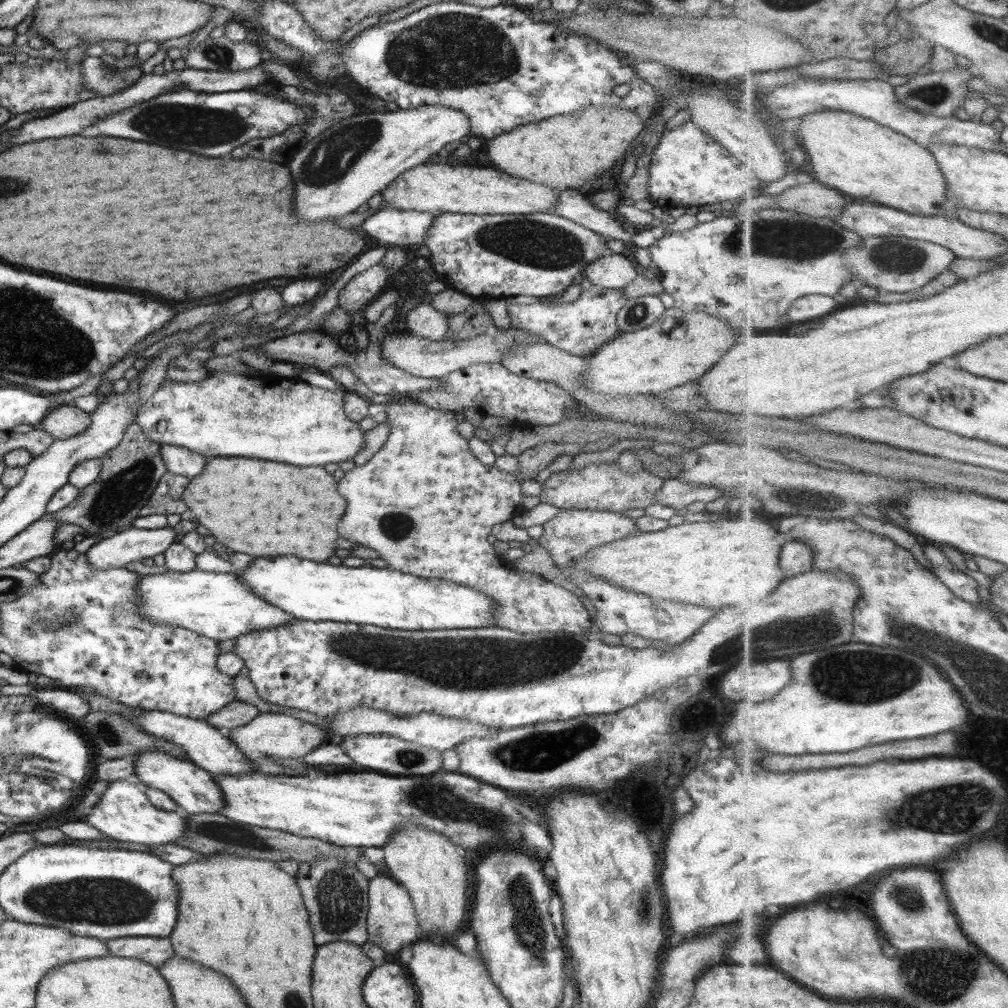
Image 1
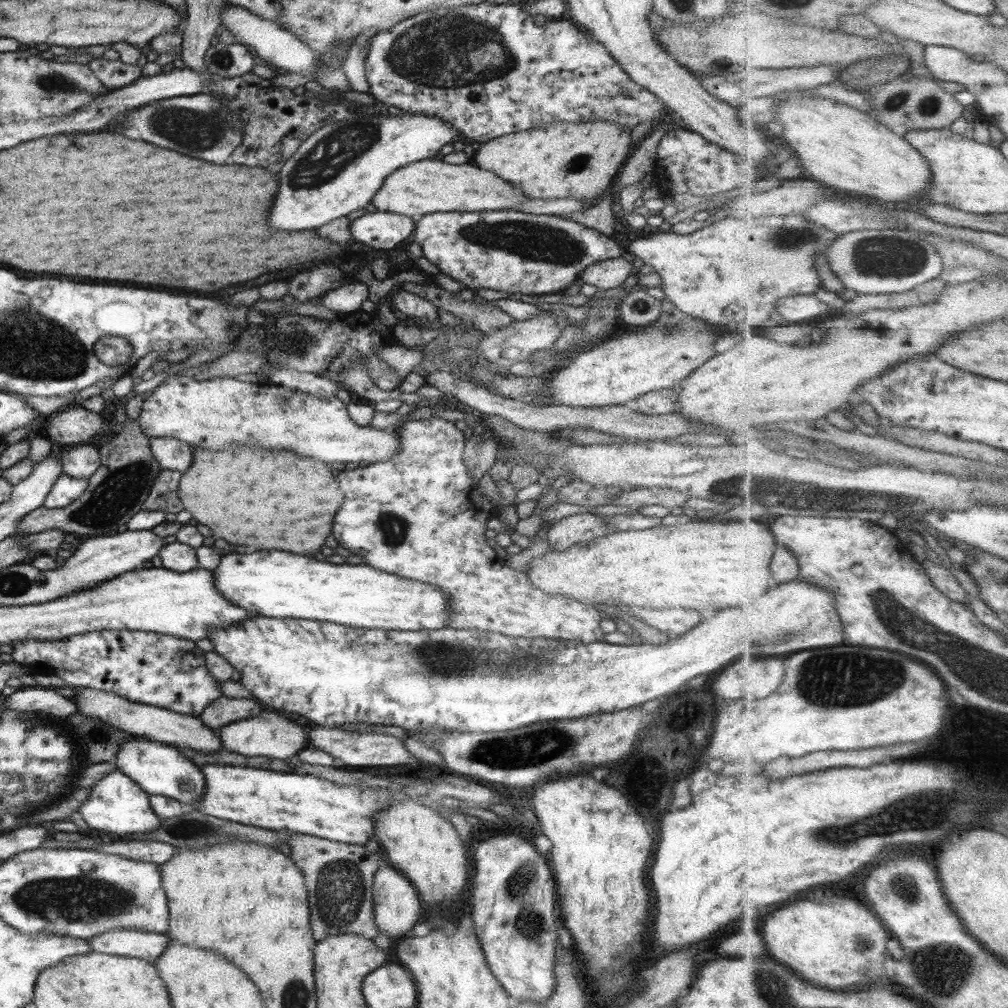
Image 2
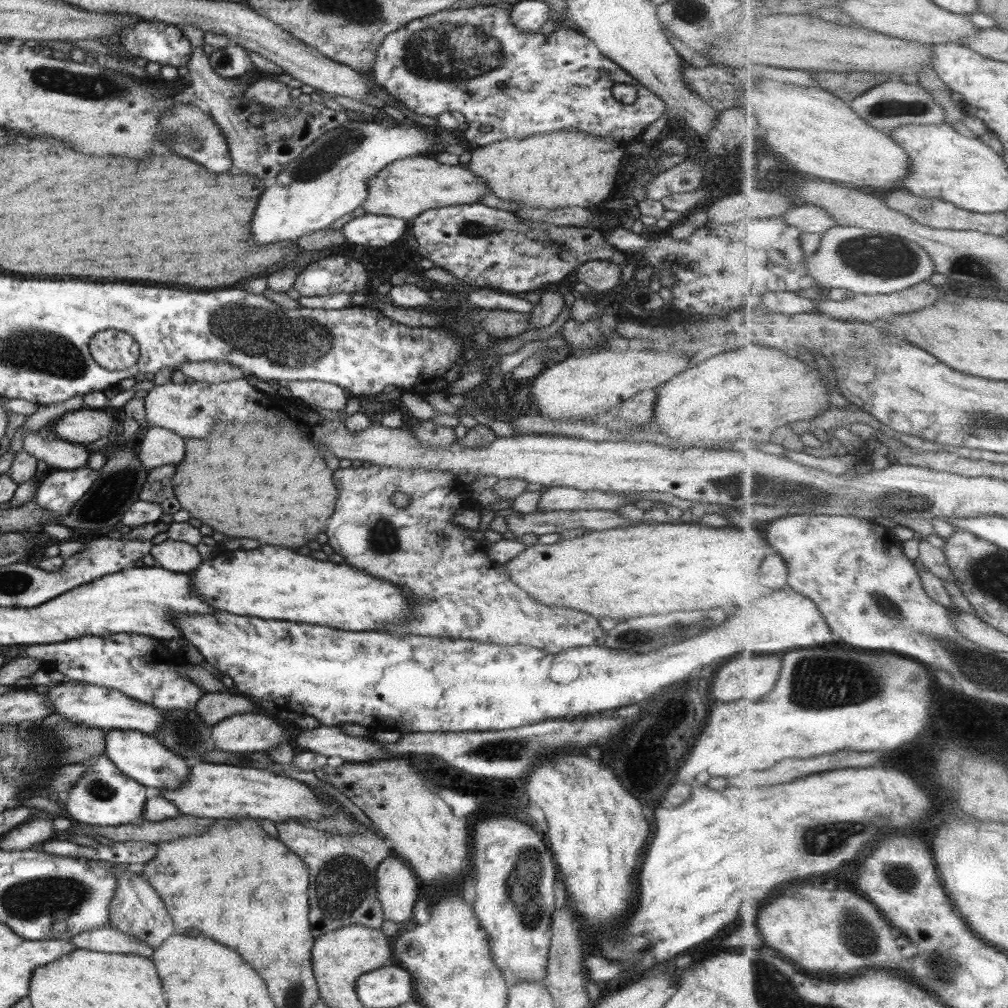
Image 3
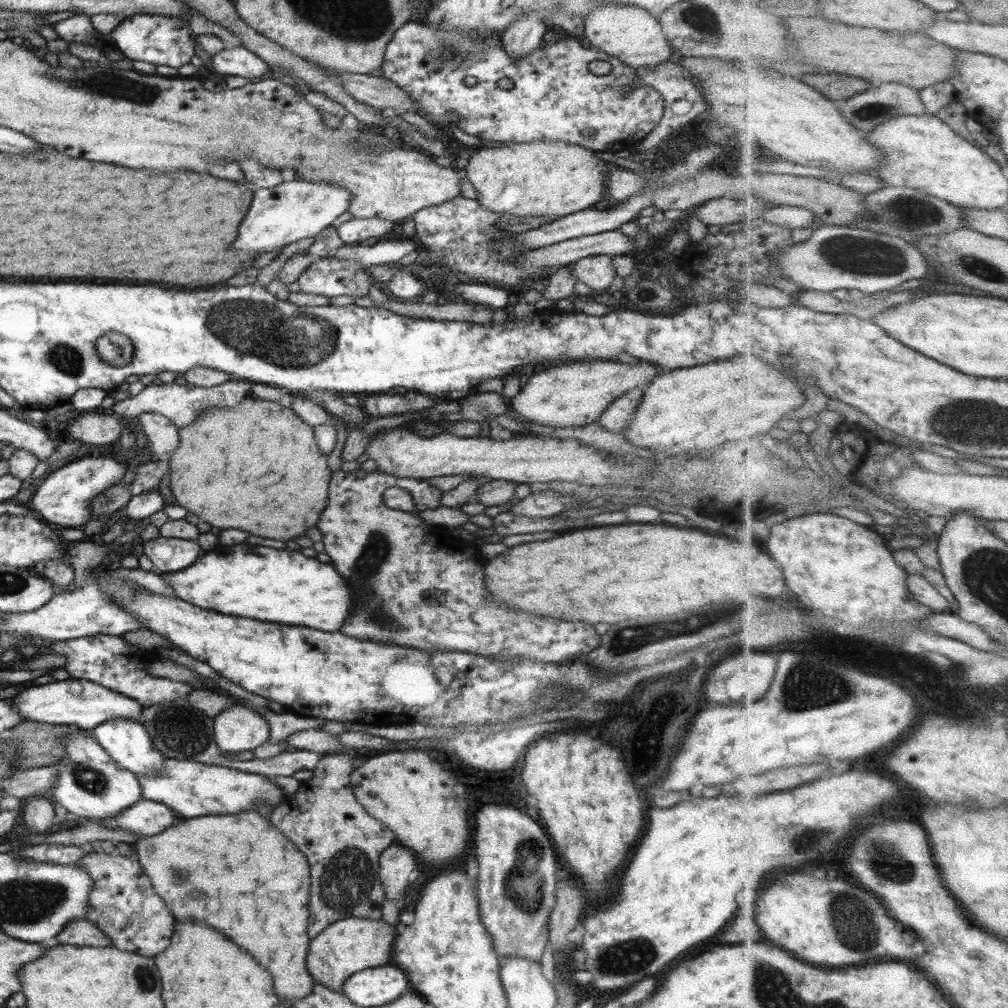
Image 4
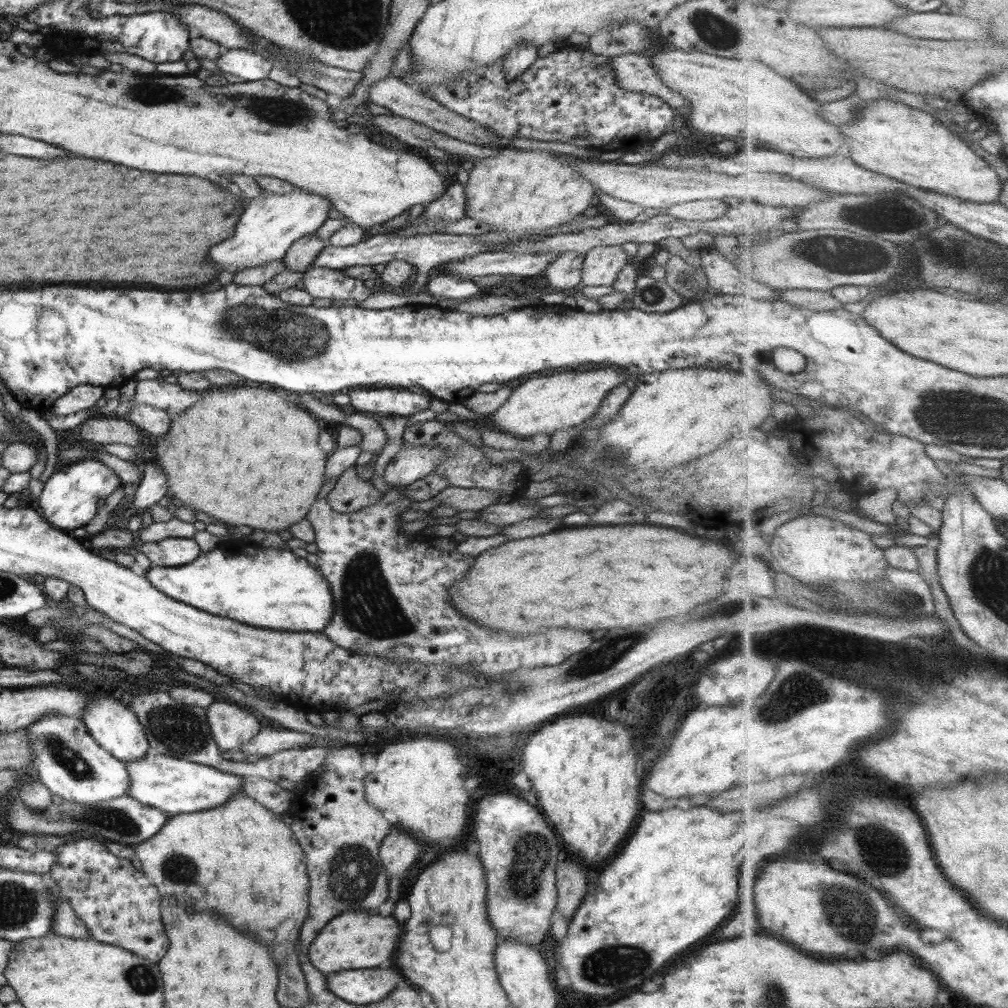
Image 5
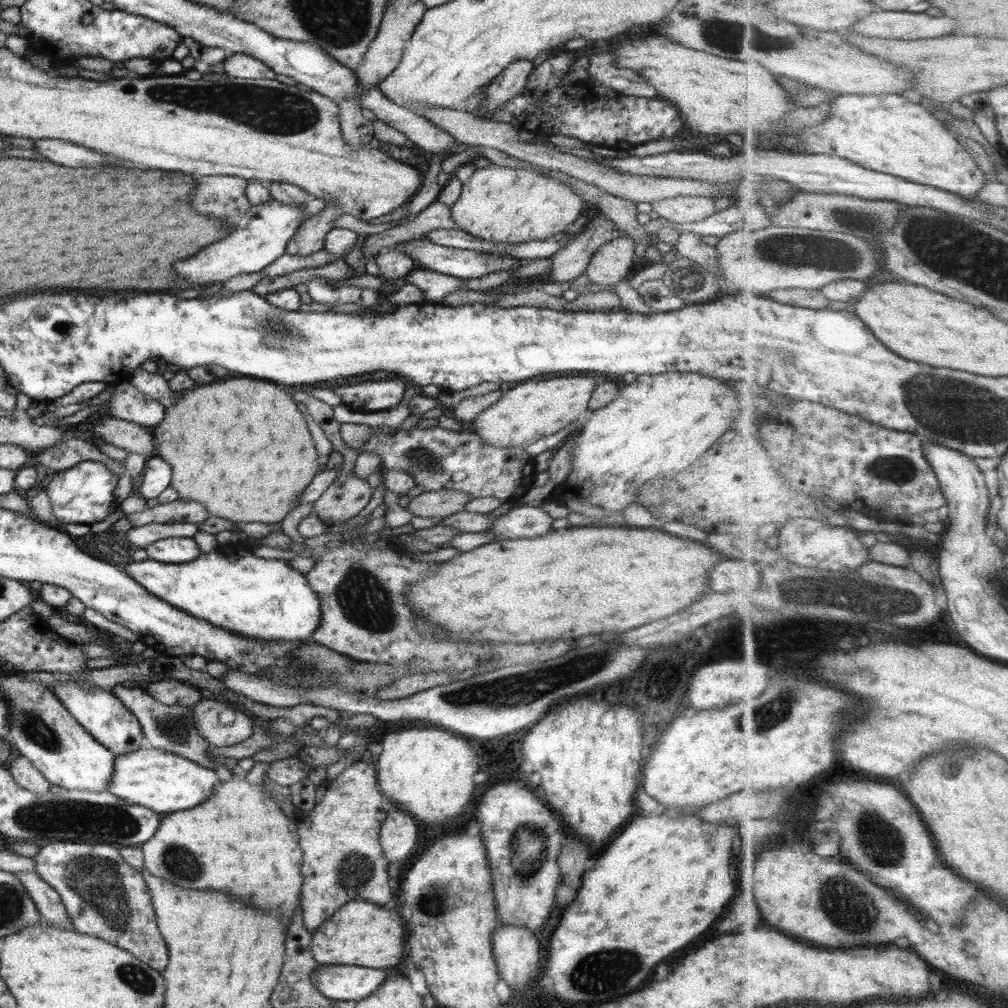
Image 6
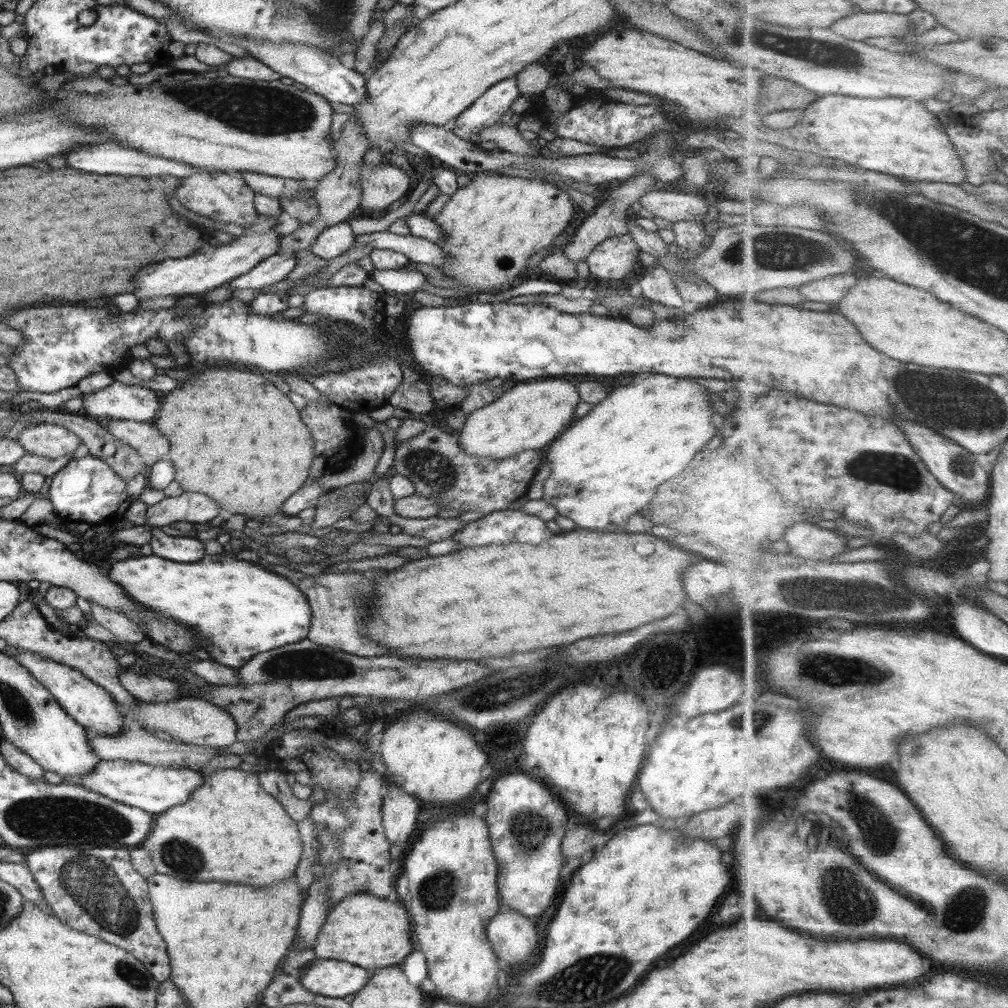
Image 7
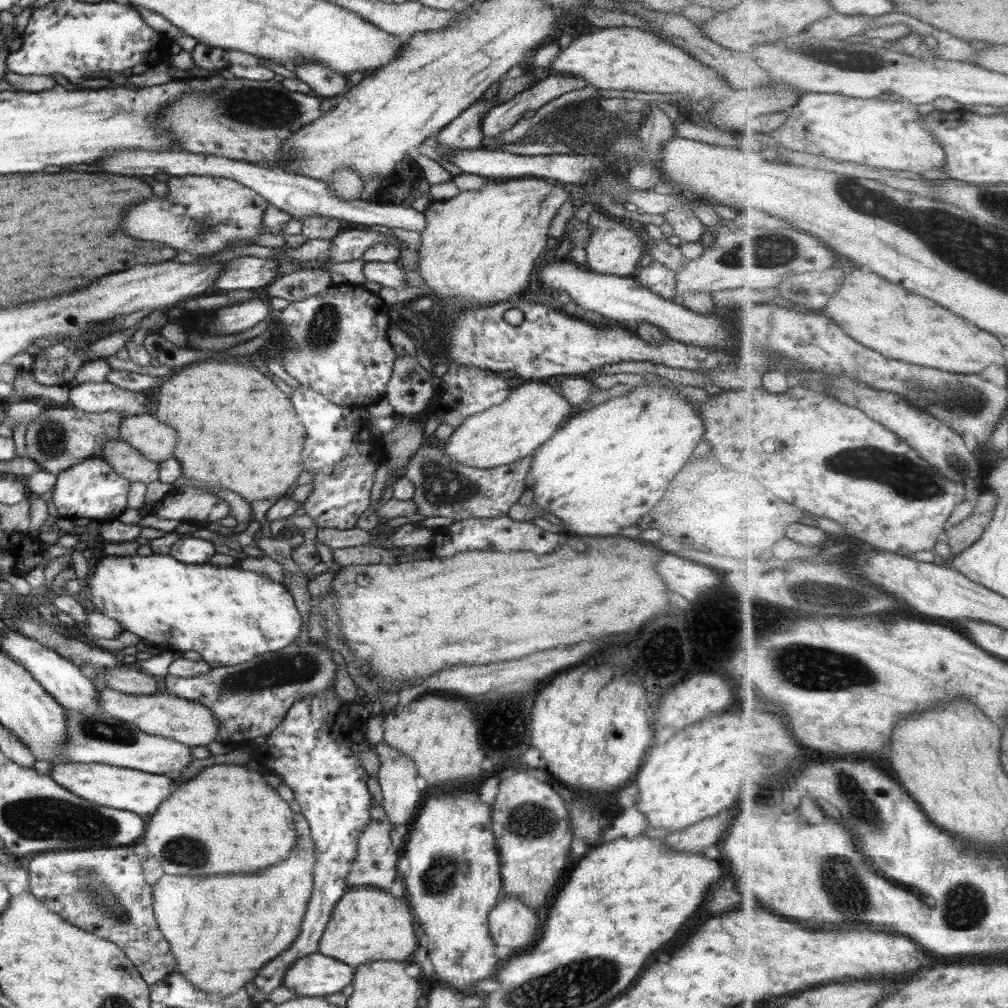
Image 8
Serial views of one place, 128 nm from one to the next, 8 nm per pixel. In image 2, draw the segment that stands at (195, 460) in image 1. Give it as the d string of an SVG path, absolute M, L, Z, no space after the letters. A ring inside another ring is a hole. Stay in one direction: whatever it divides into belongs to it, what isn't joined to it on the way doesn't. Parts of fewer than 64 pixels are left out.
M150 437L150 449L152 449L152 457L163 469L178 470L181 474L192 466L192 460L194 460L194 447L178 438Z

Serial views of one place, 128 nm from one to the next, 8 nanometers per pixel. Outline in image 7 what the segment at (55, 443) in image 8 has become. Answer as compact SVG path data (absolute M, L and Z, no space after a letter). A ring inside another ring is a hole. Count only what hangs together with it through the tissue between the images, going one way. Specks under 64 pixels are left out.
M50 423L25 427L15 441L23 446L28 454L49 459L70 455L82 444L80 438L68 428Z

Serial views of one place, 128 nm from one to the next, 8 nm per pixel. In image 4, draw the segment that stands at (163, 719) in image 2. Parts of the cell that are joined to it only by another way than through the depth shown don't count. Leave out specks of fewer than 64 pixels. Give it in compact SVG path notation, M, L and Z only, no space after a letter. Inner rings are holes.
M74 678L43 685L31 683L18 695L8 699L14 701L14 705L18 707L18 713L24 717L24 721L67 724L90 731L108 720L124 718L124 720L140 721L140 714L143 710L143 705L129 696L124 696L122 693L89 680Z

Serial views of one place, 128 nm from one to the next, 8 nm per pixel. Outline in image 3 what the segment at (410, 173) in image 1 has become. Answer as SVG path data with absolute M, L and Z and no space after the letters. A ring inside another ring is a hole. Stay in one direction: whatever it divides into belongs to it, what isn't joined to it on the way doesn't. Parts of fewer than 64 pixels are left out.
M425 155L410 156L390 162L386 168L376 172L375 178L369 181L368 196L362 207L368 214L410 221L430 208L480 203L480 198L490 193L481 176L472 173L466 165L446 165Z

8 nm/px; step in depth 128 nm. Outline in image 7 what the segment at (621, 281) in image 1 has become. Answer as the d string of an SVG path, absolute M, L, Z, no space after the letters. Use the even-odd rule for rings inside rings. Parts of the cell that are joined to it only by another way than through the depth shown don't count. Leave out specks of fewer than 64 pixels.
M630 233L612 236L596 245L588 254L586 264L589 266L591 279L622 280L632 272L639 260L639 248Z

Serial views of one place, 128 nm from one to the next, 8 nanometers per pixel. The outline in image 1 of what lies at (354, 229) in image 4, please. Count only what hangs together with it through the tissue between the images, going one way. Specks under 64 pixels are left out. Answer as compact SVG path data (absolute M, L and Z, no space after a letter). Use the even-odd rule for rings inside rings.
M394 208L379 210L368 217L358 230L368 236L372 244L390 246L424 246L428 226L436 215Z

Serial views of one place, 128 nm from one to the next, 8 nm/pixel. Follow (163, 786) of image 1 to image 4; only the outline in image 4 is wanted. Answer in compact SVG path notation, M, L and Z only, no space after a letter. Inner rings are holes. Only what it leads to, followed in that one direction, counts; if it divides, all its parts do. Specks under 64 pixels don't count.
M124 718L108 720L108 722L92 728L91 734L100 743L100 746L108 752L112 760L115 760L120 766L124 766L124 768L127 768L136 776L138 774L142 774L142 776L154 776L164 766L165 756L154 747L152 737L150 737L148 731L140 721L124 720Z

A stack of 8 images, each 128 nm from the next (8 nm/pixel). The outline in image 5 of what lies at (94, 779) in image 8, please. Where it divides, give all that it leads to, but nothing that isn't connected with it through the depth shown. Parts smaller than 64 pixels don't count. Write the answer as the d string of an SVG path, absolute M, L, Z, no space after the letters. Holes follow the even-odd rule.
M144 754L138 762L126 762L130 775L128 795L145 806L160 809L169 816L186 812L200 812L223 806L236 794L242 792L243 777L222 772L212 766L196 764L166 754Z

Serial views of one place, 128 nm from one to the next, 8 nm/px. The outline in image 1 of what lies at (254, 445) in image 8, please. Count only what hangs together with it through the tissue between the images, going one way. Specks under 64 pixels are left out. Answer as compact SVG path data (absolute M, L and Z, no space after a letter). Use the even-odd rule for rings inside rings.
M208 458L204 472L190 480L183 492L183 501L194 512L194 520L210 530L224 546L258 558L298 556L302 560L326 562L334 556L338 522L346 512L346 500L336 490L336 480L324 468L296 468L280 462L244 460L244 458Z

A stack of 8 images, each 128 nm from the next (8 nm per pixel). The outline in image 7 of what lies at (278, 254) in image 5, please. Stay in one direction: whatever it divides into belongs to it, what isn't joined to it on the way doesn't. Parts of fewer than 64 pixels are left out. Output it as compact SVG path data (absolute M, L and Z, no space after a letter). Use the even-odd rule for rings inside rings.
M258 215L254 223L246 225L246 233L237 236L230 243L213 243L212 249L202 254L194 254L190 258L182 260L164 260L156 266L150 266L138 272L138 288L134 288L134 294L138 302L150 301L152 296L168 296L170 302L176 297L185 294L200 294L228 284L231 279L238 278L256 268L262 260L276 254L280 244L280 234L274 231L274 226L279 222L276 216L266 217Z

